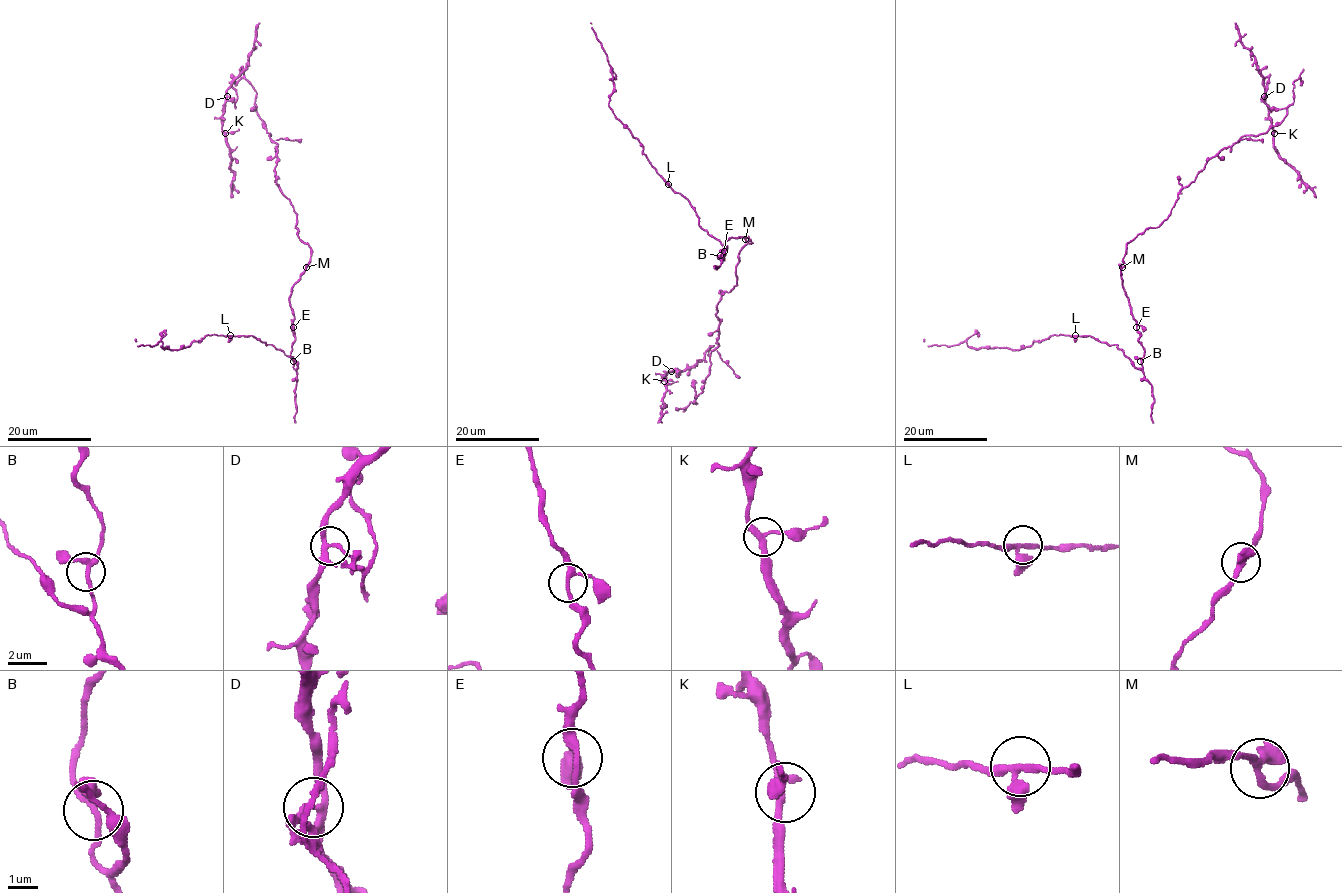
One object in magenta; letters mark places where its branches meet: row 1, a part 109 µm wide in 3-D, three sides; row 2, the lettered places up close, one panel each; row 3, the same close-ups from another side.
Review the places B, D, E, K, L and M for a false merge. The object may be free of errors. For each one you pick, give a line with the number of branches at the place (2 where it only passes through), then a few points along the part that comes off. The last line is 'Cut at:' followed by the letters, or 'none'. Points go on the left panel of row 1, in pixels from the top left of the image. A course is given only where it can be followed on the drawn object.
D: Branches: 4. Course of the part to remove: (227, 96), (236, 98), (232, 85), (234, 78)
Cut at: D

